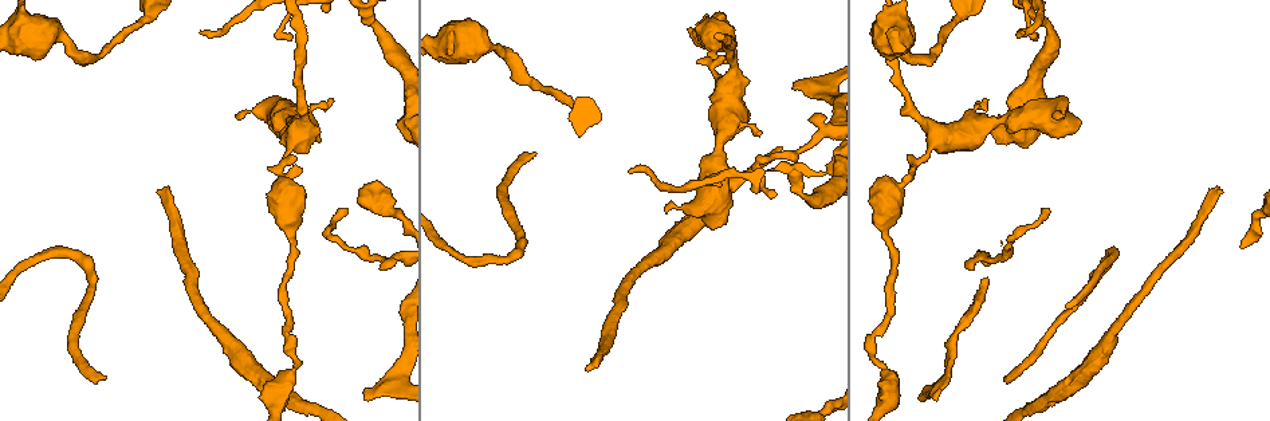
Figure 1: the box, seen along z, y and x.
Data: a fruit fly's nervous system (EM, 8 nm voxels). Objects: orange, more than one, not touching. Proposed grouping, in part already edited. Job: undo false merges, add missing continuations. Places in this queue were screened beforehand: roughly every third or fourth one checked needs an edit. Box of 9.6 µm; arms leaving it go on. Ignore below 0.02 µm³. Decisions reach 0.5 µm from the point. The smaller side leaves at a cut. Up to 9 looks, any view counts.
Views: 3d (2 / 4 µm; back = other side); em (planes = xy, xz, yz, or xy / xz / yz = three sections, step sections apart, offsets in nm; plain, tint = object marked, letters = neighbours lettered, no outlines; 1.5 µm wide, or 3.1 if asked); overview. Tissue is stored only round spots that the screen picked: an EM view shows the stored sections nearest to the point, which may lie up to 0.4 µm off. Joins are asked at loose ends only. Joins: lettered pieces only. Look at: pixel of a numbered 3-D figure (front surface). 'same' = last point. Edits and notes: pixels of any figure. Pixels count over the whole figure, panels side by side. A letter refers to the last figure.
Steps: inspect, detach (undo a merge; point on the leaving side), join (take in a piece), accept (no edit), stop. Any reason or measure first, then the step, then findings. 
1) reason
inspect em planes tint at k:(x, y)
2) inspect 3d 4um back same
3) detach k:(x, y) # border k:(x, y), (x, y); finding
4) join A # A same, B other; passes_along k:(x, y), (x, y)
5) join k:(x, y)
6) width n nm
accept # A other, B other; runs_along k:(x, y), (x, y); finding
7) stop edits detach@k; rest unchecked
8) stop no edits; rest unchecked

thin end
inspect 3d 2um at 1:(935, 398)

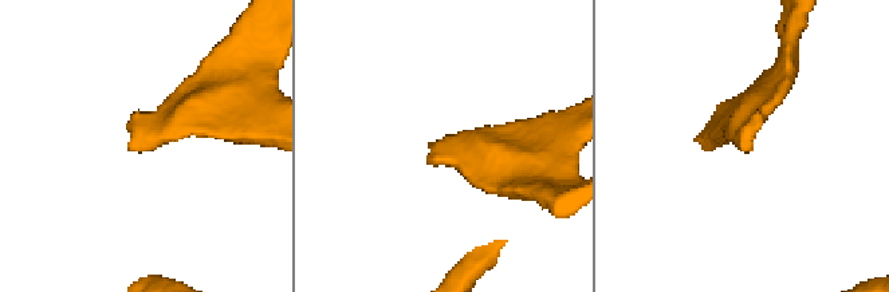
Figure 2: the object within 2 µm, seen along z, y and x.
need the tissue
inspect em xy step 4 letters at 2:(131, 145)

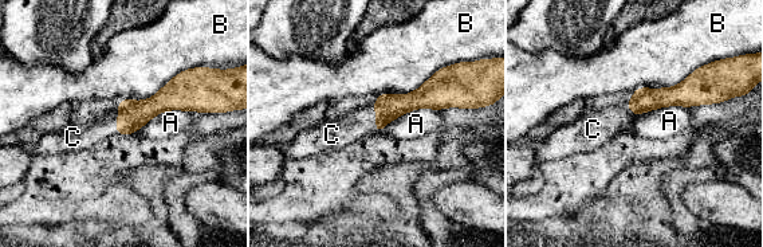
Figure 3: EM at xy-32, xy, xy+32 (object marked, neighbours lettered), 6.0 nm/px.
cut it another way
inspect em planes letters same

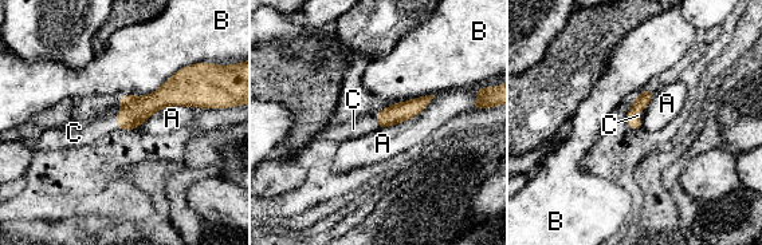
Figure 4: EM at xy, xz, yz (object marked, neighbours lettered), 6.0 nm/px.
join C # A other, B other, C same; passes_along 4:(133, 110), (120, 117), (82, 133); it goes on there

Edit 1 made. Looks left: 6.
branch stops here
inspect 3d 4um at 1:(973, 266)

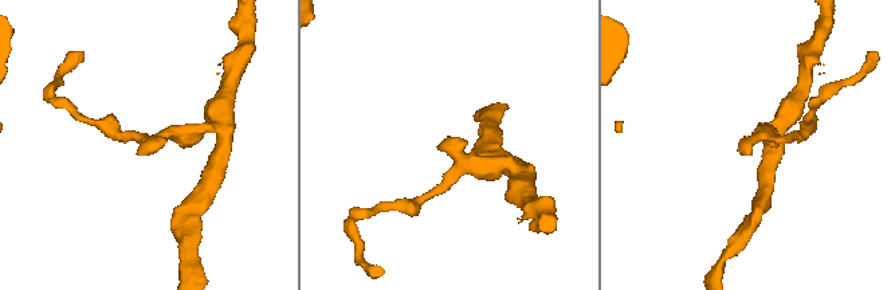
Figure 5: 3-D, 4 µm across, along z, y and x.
need the tissue
inspect em planes letters at 5:(750, 154)

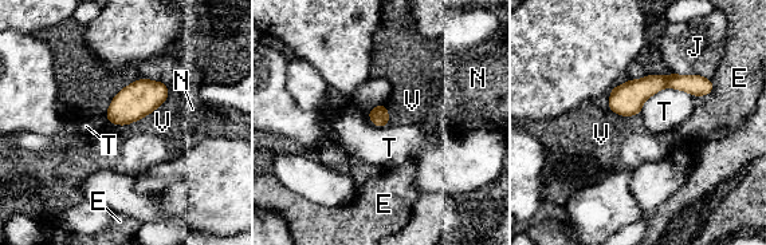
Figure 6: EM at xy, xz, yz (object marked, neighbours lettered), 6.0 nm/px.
accept # E other, J other, N other, T other, V other; runs_along 6:(708, 89), (659, 82), (612, 106); no lettered piece goes on from it

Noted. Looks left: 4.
free end
inspect em yz step 4 letters at 1:(534, 155)

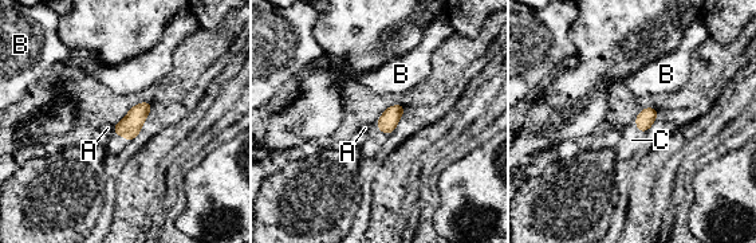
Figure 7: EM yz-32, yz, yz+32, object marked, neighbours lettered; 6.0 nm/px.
cut it another way
inspect em planes letters same

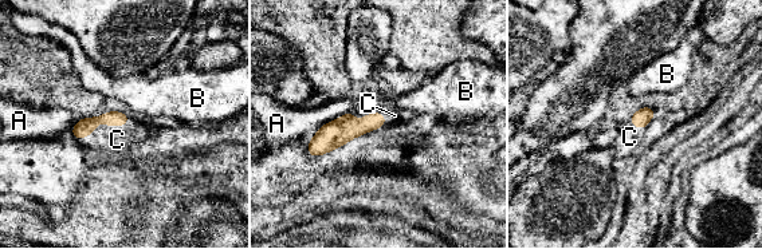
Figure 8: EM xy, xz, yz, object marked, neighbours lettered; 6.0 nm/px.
join C # A other, B other, C same; passes_along 8:(83, 127), (103, 122), (117, 139); the cell continues

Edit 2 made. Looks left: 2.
redraw
inspect overview

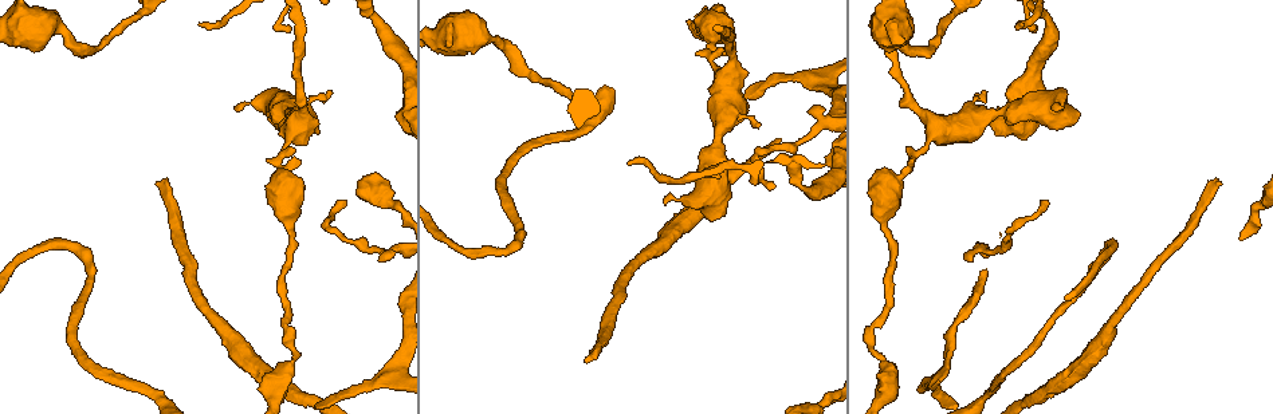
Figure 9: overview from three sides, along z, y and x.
free end
inspect em xz step 4 letters at 9:(158, 183)

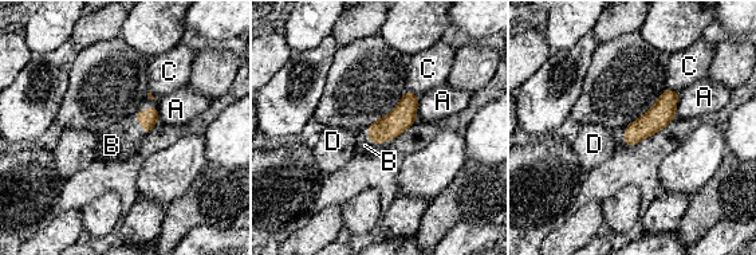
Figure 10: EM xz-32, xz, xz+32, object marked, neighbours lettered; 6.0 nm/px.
longest_contact B 170 nm
join B # A other, B same, C other, D other; passes_along 10:(390, 126), (374, 142), (365, 145); it goes on there

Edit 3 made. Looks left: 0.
stop edits join@4, join@8, join@10; rest unchecked

